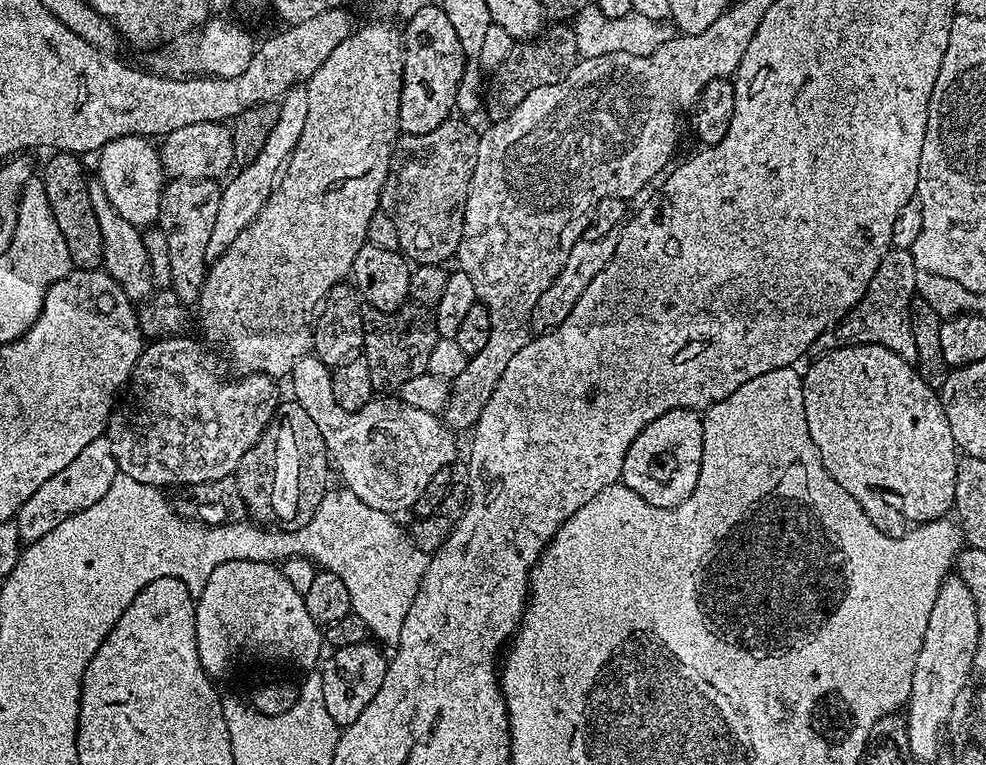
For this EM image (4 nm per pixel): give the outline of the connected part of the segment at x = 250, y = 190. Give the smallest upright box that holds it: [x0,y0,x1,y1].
[206,87,308,262]

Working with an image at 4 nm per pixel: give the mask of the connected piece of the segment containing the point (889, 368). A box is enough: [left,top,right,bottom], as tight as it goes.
[803,344,958,534]

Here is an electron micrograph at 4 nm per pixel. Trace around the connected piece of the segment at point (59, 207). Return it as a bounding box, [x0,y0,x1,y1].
[42,150,103,274]

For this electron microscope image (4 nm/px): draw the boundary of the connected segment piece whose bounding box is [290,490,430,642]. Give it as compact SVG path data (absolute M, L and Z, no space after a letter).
M329 490L325 492L314 518L306 522L298 531L291 533L290 540L297 548L295 550L301 557L319 566L325 572L338 574L342 582L346 582L346 590L350 590L350 602L352 603L351 615L369 622L380 620L380 636L388 642L395 642L400 637L402 622L410 610L410 602L414 602L414 594L422 582L422 574L426 574L430 556L427 552L421 552L411 535L404 536L399 528L400 524L395 515L382 510L374 510L366 506L350 491Z

